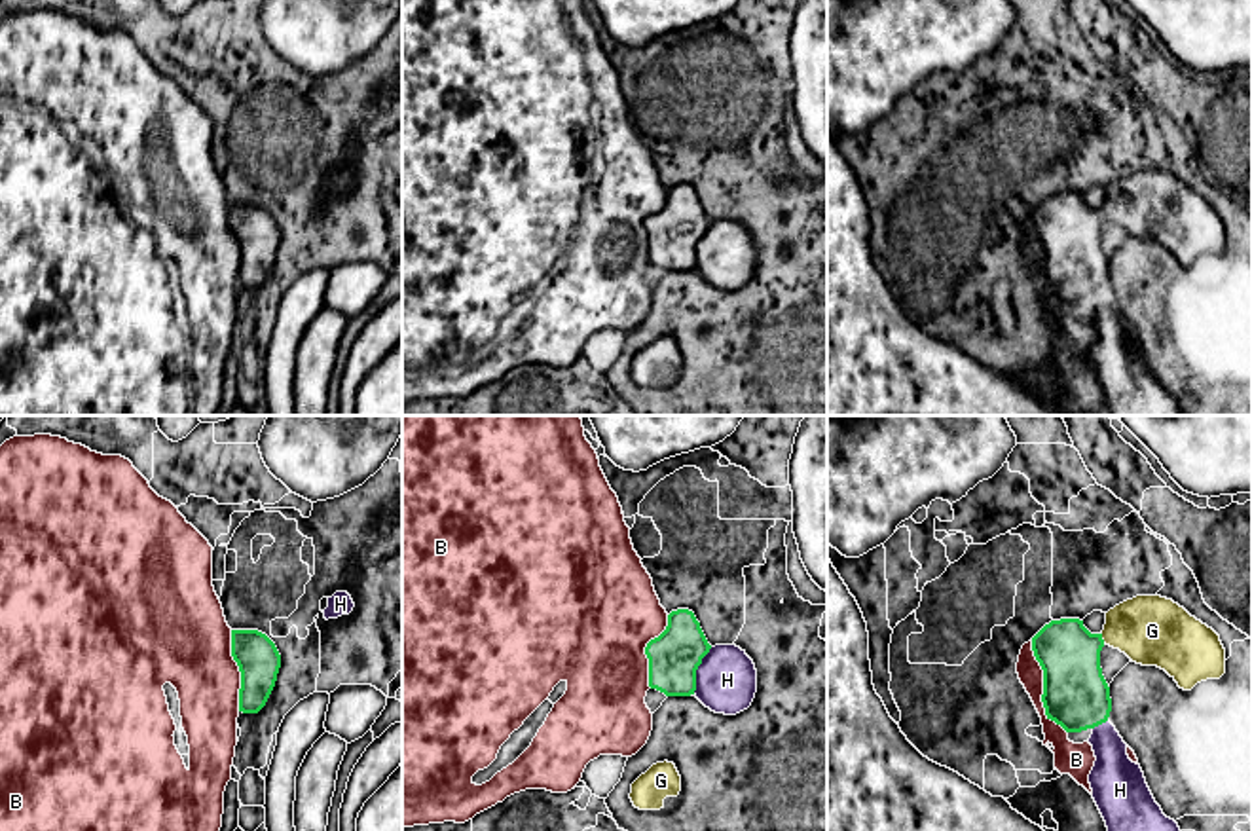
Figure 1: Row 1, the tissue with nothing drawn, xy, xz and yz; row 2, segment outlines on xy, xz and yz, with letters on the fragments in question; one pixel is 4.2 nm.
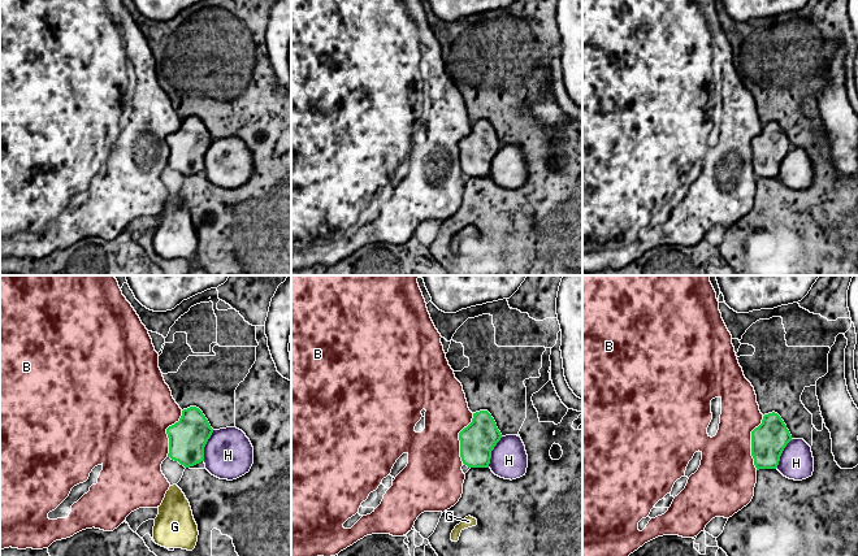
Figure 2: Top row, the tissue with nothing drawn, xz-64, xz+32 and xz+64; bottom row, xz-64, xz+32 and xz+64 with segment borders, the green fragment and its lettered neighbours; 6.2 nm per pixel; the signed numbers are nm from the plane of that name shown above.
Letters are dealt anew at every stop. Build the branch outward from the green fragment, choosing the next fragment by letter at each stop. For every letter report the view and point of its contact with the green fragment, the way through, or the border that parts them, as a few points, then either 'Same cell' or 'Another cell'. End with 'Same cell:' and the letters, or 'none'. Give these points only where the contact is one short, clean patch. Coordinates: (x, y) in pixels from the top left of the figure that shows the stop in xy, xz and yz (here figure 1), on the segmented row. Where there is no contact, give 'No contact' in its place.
B: Touches green at yz (1044, 687). Boundary: yz (1031, 640), (1031, 649), (1042, 670), (1044, 712), (1067, 733). Another cell
G: Touches green at yz (1101, 638). Path across: yz (1074, 689), (1074, 664), (1101, 638), (1122, 630), (1152, 630). Same cell
H: Touches green at xz (697, 668). Boundary: xz (712, 647), (697, 670), (697, 689), (693, 693). Another cell
Same cell: G

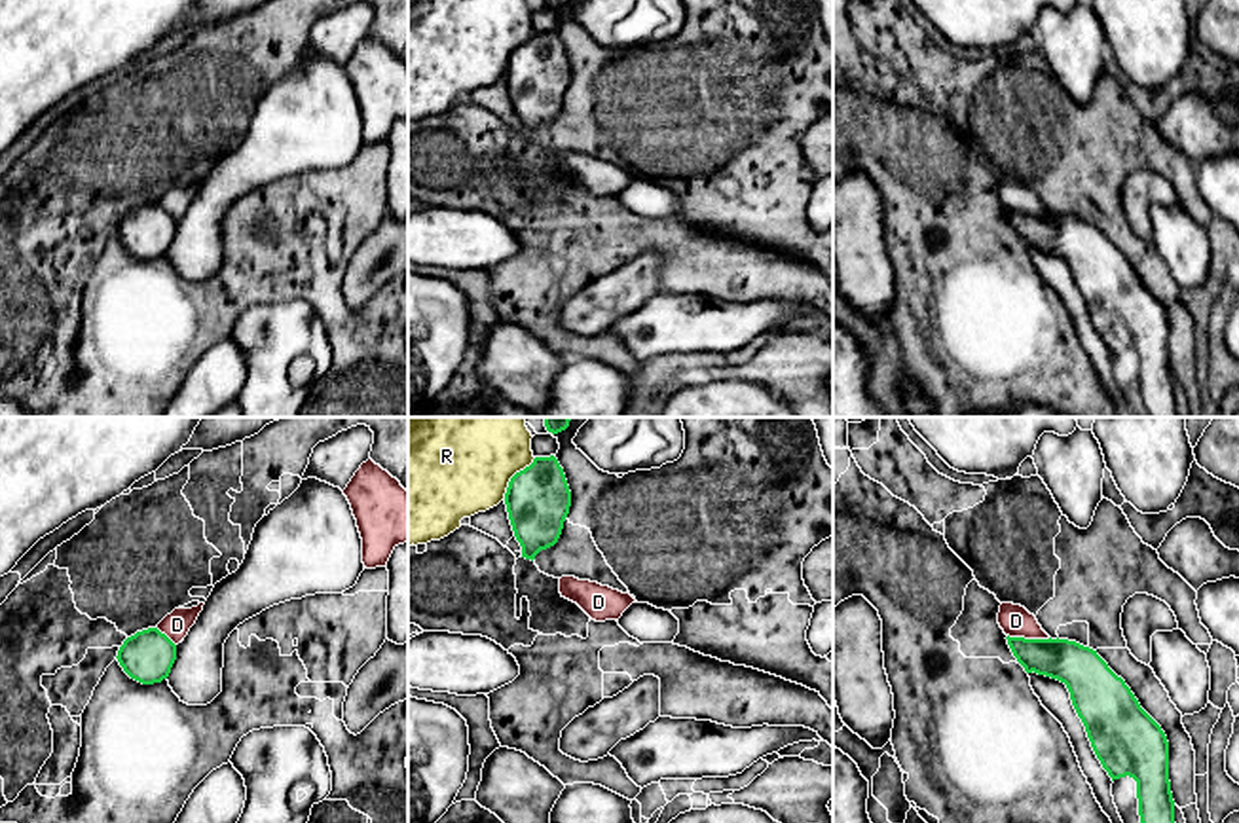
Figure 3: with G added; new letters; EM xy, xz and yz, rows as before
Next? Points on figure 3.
D: Touches green at yz (1029, 640). Boundary: yz (1008, 634), (1050, 638). Another cell
R: Touches green at xz (513, 476). Boundary: xz (536, 457), (511, 478), (503, 499). Another cell
Same cell: none

